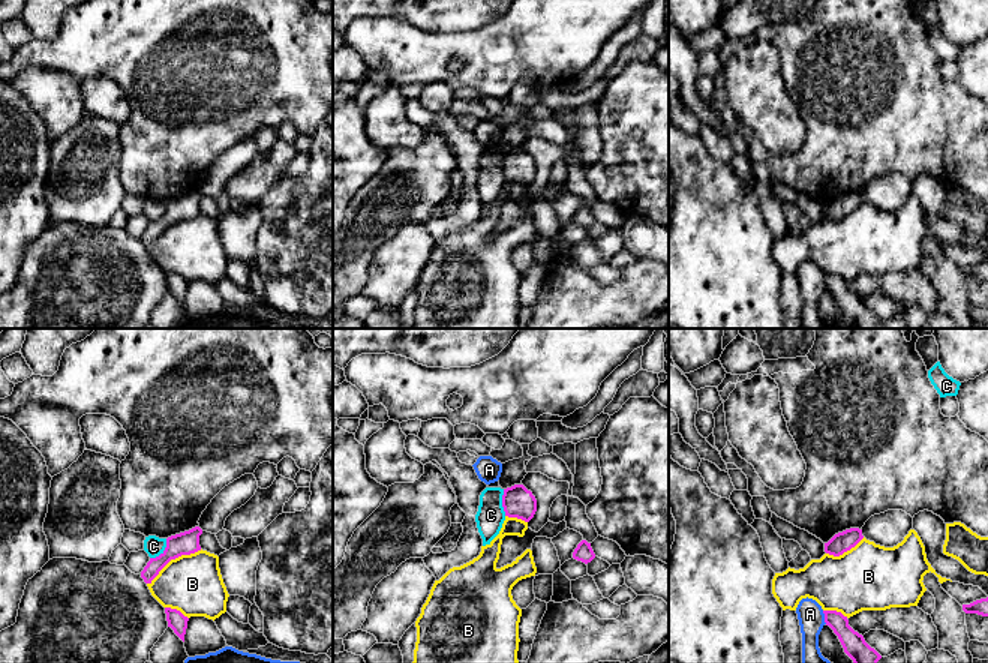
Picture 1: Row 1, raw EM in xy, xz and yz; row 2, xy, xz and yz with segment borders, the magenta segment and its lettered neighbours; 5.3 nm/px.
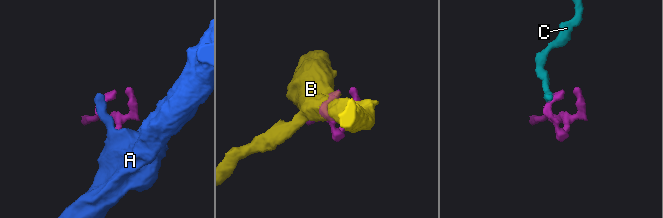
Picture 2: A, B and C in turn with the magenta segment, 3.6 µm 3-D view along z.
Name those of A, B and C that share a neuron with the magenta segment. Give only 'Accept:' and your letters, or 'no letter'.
Accept: no letter

